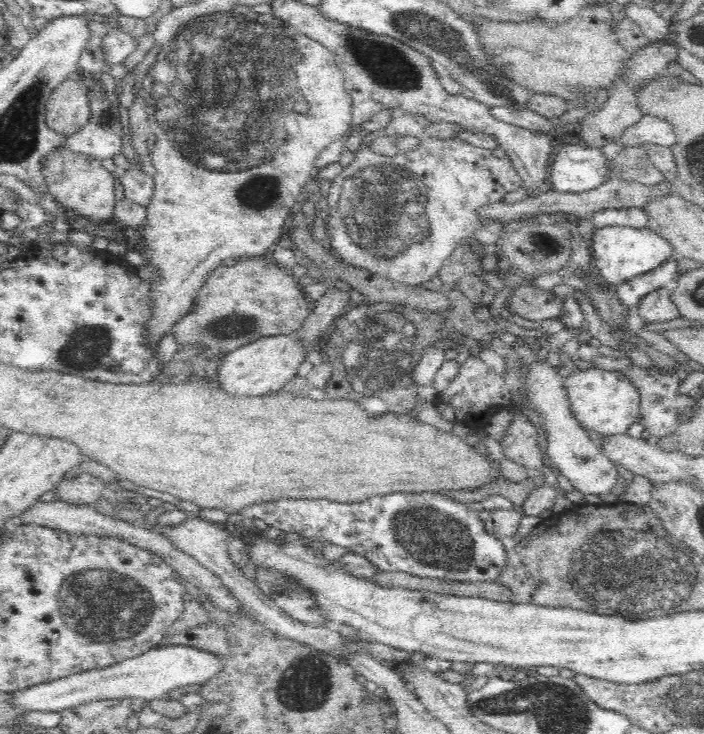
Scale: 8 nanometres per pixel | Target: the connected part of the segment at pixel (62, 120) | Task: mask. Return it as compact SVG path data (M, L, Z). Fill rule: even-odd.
M77 74L64 80L52 92L46 104L48 125L68 136L89 123L92 116L90 88L86 86L84 76Z

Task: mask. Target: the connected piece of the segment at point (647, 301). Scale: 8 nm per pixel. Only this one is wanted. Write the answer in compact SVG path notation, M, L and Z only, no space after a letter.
M674 285L666 286L648 294L638 306L639 314L646 322L666 322L681 316L680 309L673 302Z

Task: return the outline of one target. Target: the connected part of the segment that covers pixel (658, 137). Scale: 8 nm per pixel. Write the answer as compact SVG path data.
M641 116L634 124L627 126L617 142L606 146L603 152L613 161L628 148L639 148L646 144L670 147L676 142L667 122L653 116Z

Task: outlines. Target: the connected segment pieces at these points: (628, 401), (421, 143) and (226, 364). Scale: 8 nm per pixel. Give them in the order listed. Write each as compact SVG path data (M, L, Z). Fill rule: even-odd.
M598 369L577 370L567 378L566 388L578 420L604 437L624 436L636 422L642 423L642 397L639 388L622 372Z
M394 107L389 109L389 111L390 118L388 119L386 126L375 130L374 132L370 132L368 136L364 137L359 149L355 152L354 160L349 165L344 166L343 171L331 181L329 195L327 196L331 208L331 215L327 218L327 234L329 236L328 238L331 239L331 245L334 247L334 250L338 251L341 260L345 264L360 268L366 272L371 272L372 274L379 274L394 282L401 282L402 284L408 284L408 286L412 287L423 287L426 282L441 277L444 266L446 266L447 263L450 263L450 254L452 254L454 249L460 244L467 242L471 234L480 226L480 222L478 222L475 215L475 210L479 206L494 201L501 201L508 192L522 188L523 182L520 175L516 172L512 161L510 161L507 156L498 158L493 156L490 149L463 144L453 138L430 138L426 135L426 132L424 132L424 126L414 118L414 114L408 109ZM378 136L390 136L396 140L412 137L416 139L416 143L418 144L416 144L416 148L408 148L408 152L400 151L399 156L396 156L395 158L386 158L370 151L370 144L372 144Z
M297 331L263 336L250 341L225 353L219 366L221 387L230 390L232 394L252 396L279 391L289 380L297 376L298 368L306 362L311 347L312 344L308 344Z

